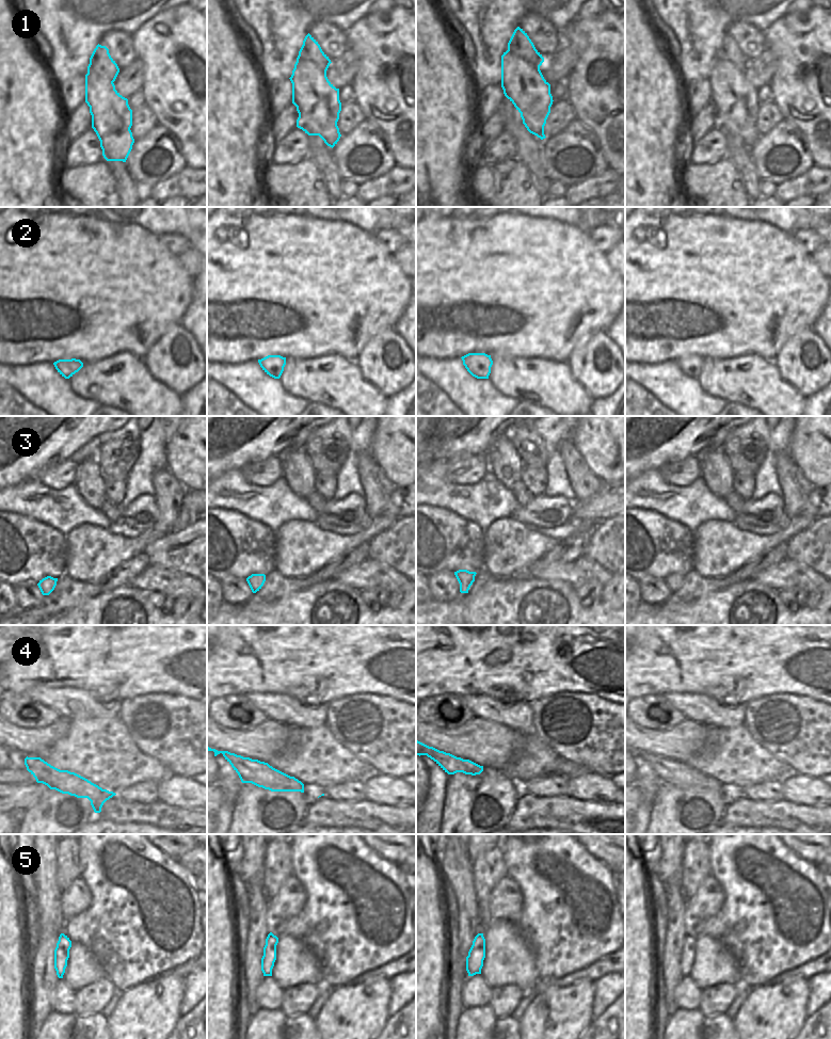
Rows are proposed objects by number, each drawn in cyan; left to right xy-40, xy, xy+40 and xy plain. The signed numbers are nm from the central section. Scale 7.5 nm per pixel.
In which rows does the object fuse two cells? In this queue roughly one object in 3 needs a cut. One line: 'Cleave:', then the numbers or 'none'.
Cleave: 1

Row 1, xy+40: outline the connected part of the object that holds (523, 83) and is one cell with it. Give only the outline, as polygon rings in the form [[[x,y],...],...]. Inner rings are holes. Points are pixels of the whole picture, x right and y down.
[[[507,50],[501,55],[501,87],[505,96],[521,113],[527,130],[545,139],[544,126],[550,113],[550,84],[537,67]]]

